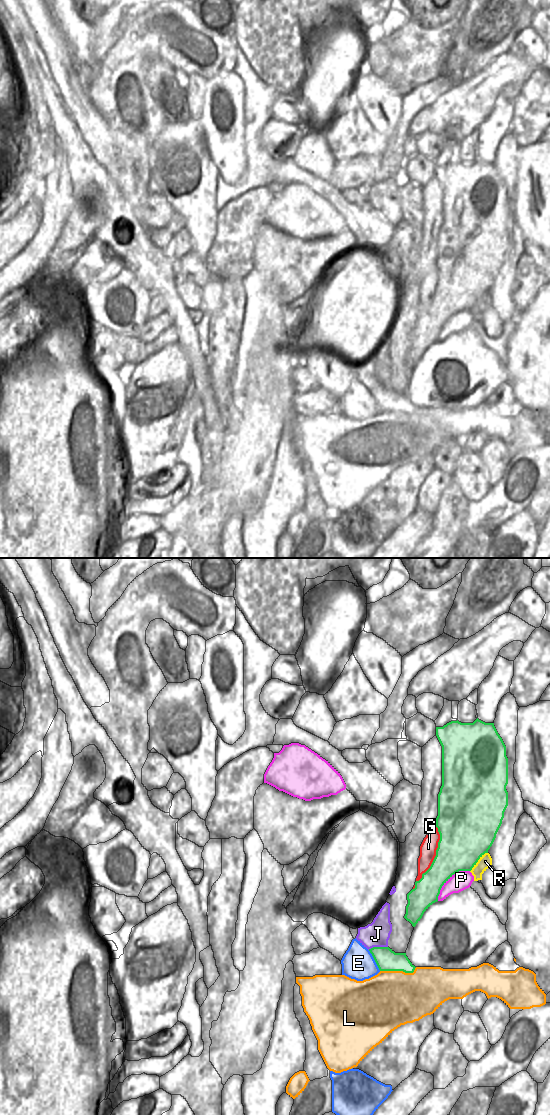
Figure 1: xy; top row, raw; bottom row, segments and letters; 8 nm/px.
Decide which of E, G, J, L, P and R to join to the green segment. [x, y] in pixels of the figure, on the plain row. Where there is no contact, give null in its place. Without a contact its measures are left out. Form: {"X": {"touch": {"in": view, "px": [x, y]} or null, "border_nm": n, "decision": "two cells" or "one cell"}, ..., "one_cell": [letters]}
{"E": {"touch": {"in": "xy", "px": [374, 399]}, "border_nm": 190, "decision": "two cells"}, "G": {"touch": {"in": "xy", "px": [436, 294]}, "border_nm": 480, "decision": "two cells"}, "J": {"touch": {"in": "xy", "px": [377, 387]}, "border_nm": 160, "decision": "two cells"}, "L": {"touch": {"in": "xy", "px": [398, 410]}, "border_nm": 300, "decision": "two cells"}, "P": {"touch": {"in": "xy", "px": [447, 320]}, "border_nm": 360, "decision": "two cells"}, "R": {"touch": {"in": "xy", "px": [477, 301]}, "border_nm": 220, "decision": "two cells"}, "one_cell": []}

